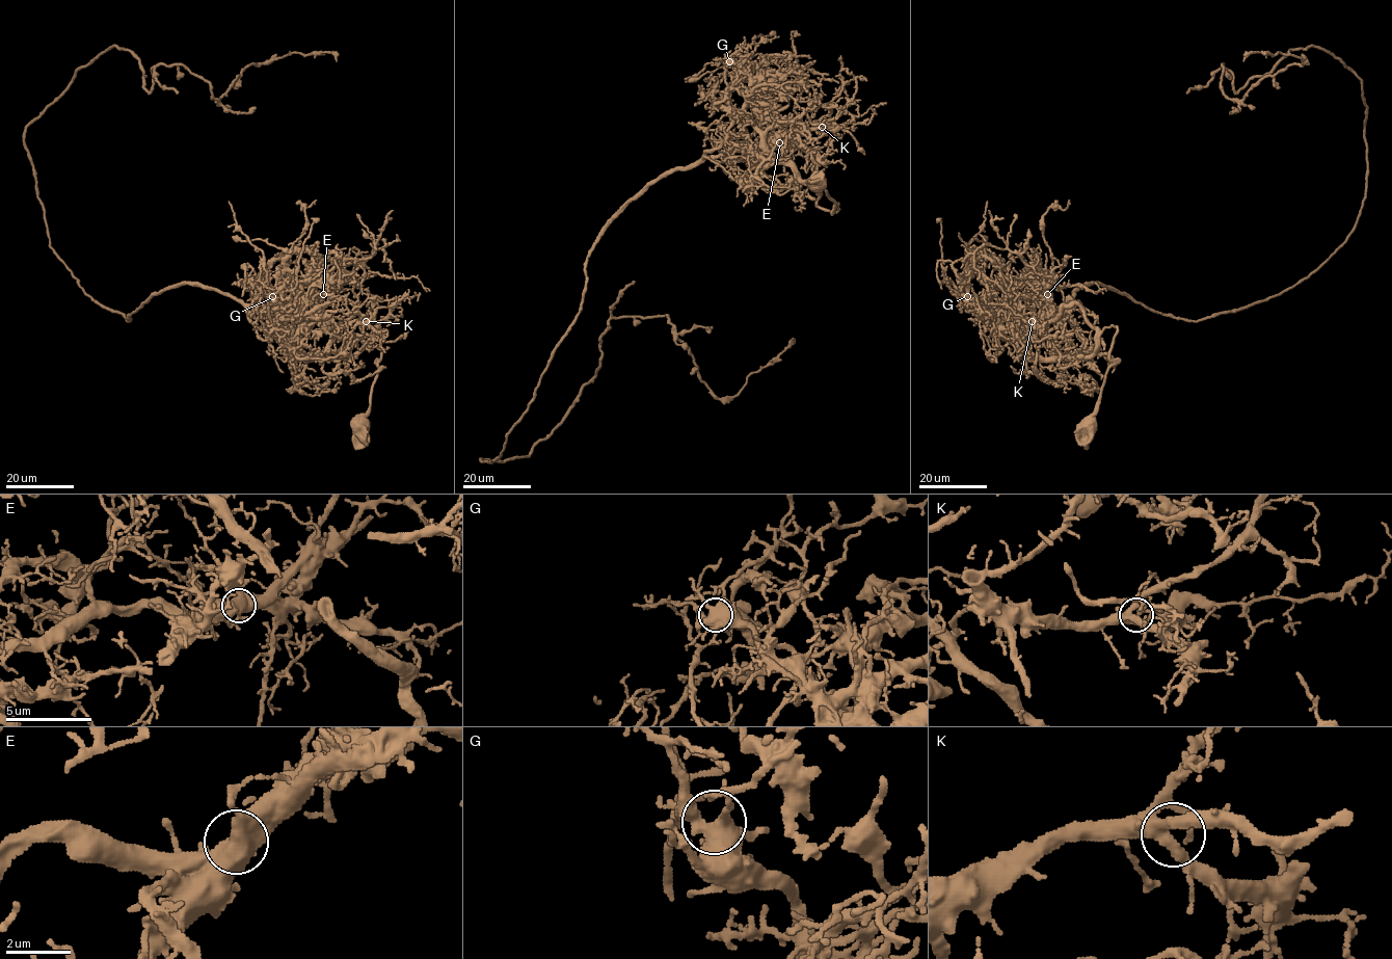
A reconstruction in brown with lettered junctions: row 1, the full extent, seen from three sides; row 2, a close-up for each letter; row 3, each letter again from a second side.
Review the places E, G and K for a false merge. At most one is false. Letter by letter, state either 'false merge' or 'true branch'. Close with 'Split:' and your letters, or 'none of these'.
E: false merge
G: true branch
K: true branch
Split: E

